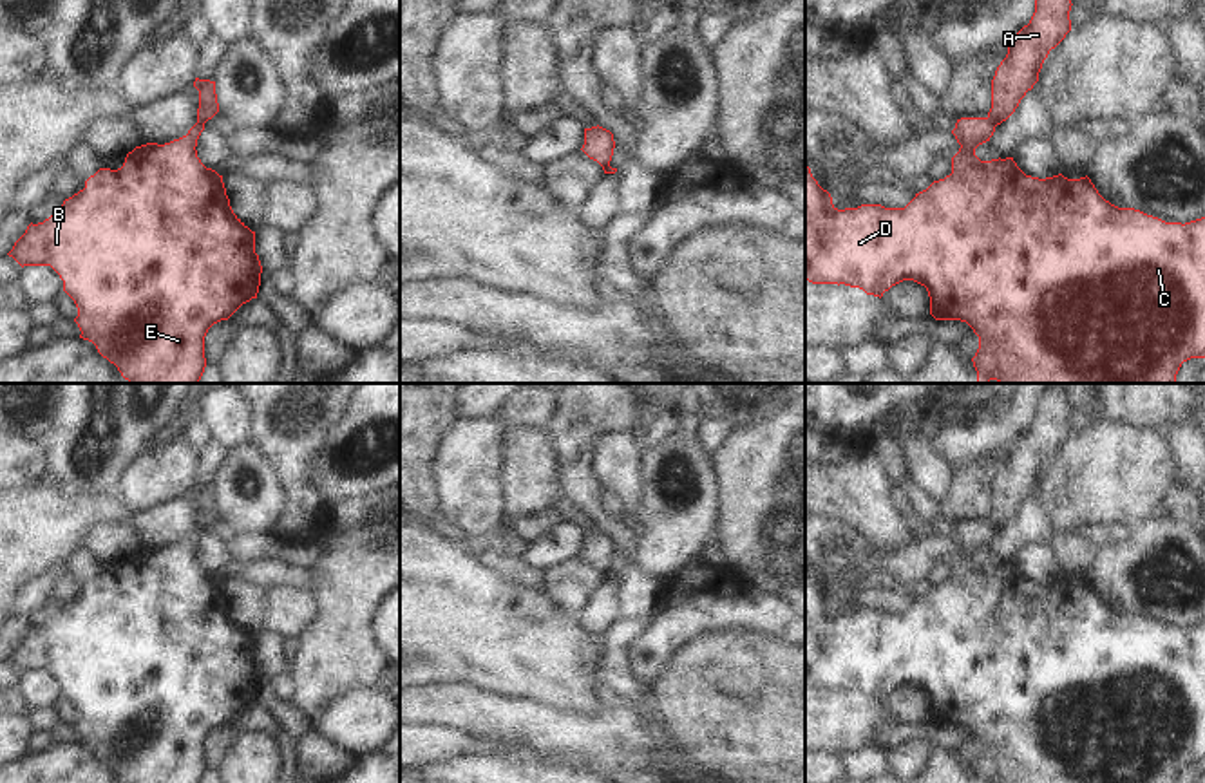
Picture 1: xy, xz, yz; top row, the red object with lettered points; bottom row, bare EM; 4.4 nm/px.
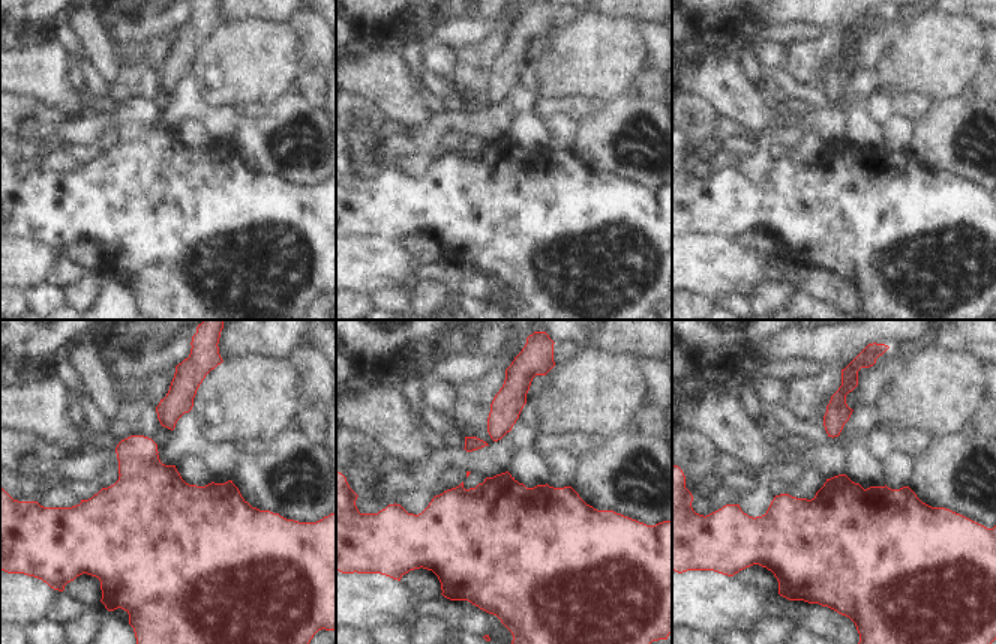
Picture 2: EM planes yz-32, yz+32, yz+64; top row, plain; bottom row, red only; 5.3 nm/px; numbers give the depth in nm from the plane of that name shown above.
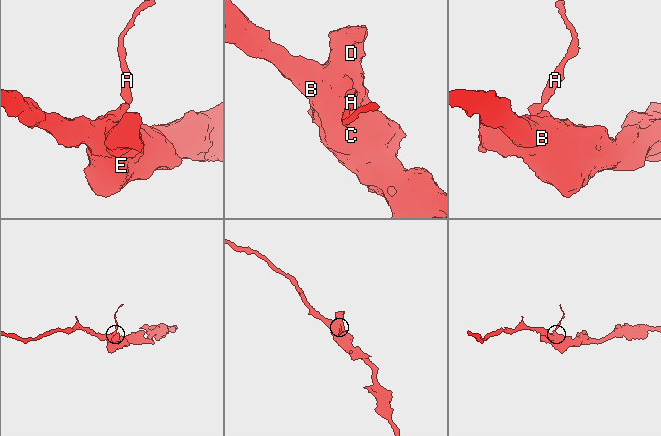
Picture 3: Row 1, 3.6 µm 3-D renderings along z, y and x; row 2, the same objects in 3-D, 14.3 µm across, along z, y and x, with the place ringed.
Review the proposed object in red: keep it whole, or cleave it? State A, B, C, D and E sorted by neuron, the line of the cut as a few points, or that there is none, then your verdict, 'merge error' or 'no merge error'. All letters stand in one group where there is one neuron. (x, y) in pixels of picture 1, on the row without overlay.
A / B C D E; cut in yz along (988, 521), (996, 530); merge error

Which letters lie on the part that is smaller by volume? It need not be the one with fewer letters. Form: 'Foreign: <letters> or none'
Foreign: A

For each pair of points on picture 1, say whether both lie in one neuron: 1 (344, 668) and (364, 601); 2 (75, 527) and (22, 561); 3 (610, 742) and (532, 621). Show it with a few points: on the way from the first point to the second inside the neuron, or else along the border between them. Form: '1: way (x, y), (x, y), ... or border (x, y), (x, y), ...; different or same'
1: way (344, 651), (348, 617); same
2: way (62, 527), (56, 527), (35, 548); same
3: border (619, 700), (596, 713), (549, 702); different

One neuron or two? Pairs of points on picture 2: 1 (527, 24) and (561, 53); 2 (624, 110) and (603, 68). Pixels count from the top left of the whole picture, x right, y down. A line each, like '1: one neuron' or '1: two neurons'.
1: two neurons
2: two neurons

